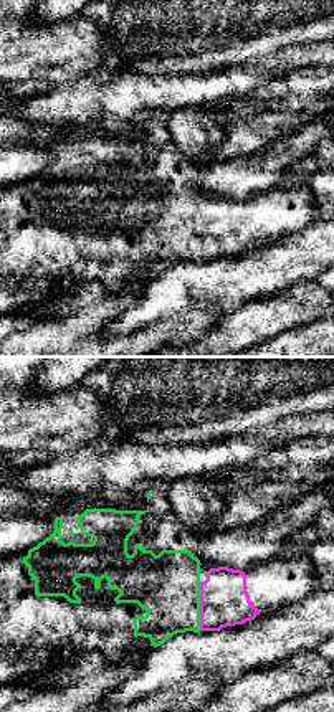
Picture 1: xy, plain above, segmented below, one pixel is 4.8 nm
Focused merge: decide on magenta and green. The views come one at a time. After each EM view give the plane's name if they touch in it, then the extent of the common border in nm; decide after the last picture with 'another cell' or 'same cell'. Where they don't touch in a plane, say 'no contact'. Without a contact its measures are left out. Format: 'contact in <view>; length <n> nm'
contact in xy; length 240 nm

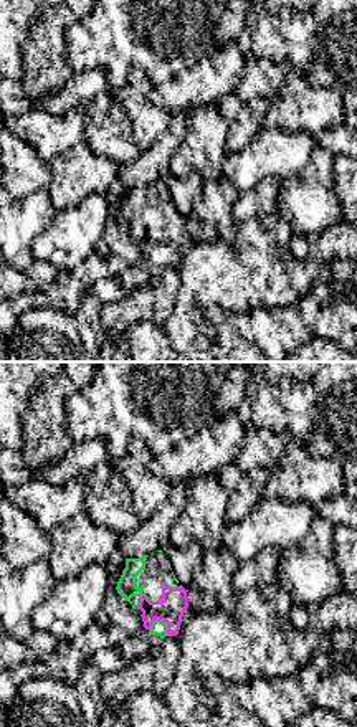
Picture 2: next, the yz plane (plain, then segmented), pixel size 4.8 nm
contact in yz; length 130 nm

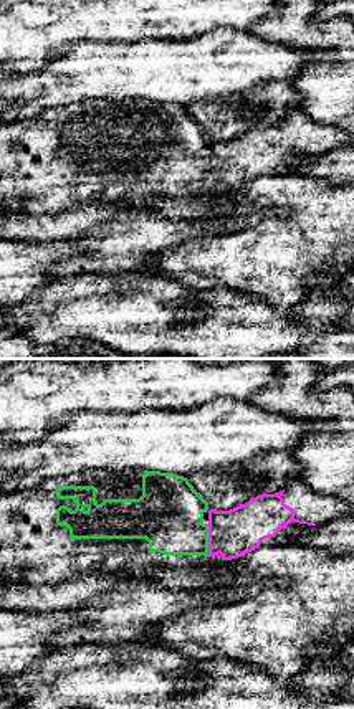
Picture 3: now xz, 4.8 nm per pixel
contact in xz; length 150 nm

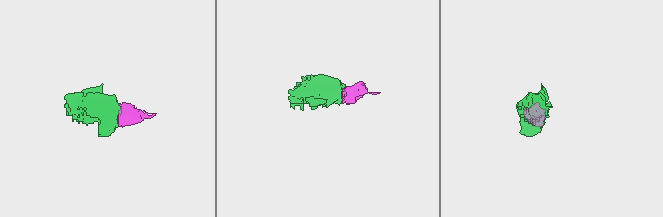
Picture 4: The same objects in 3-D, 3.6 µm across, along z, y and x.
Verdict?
same cell

